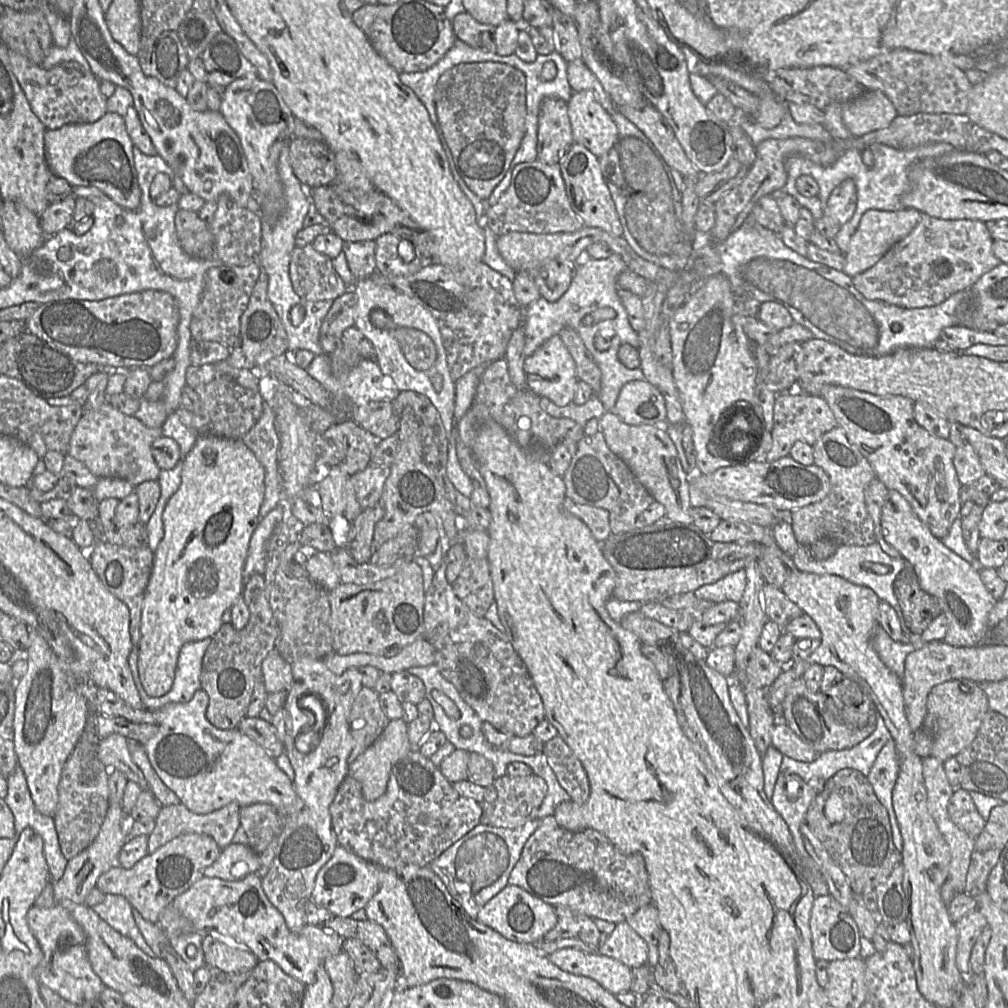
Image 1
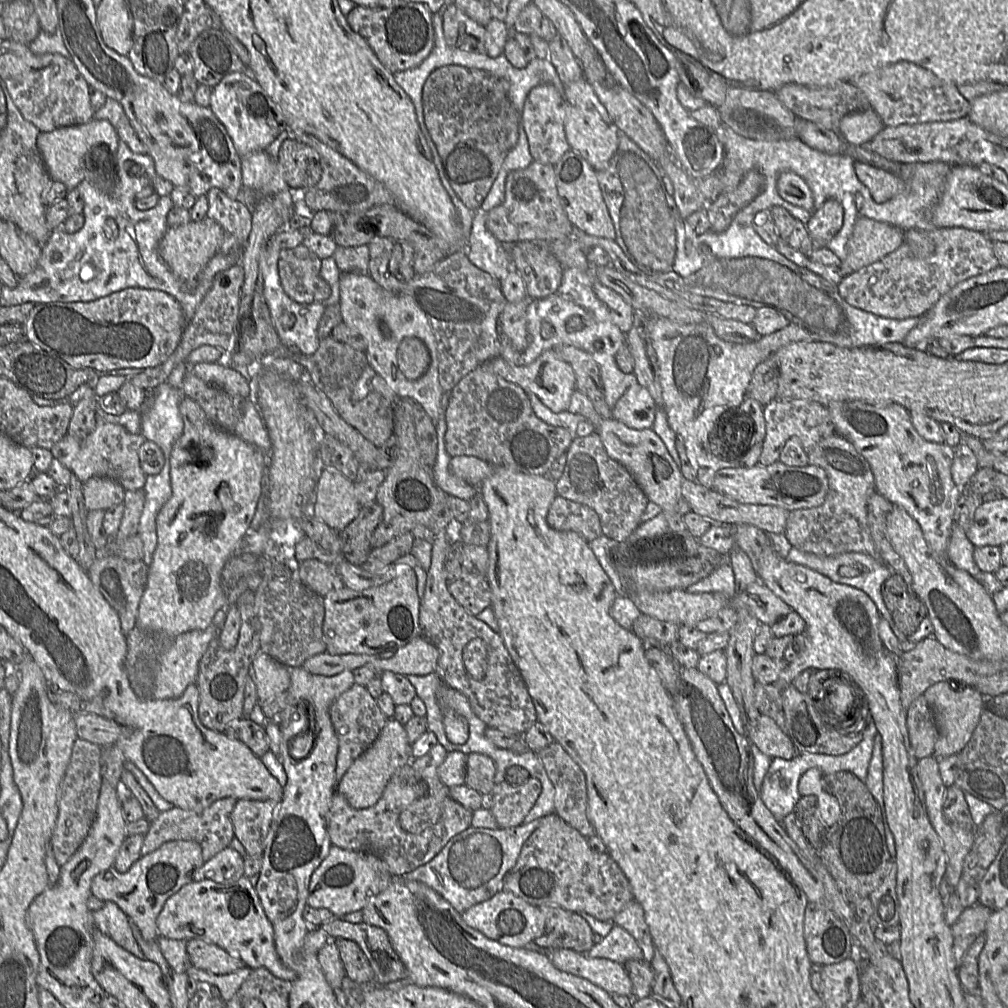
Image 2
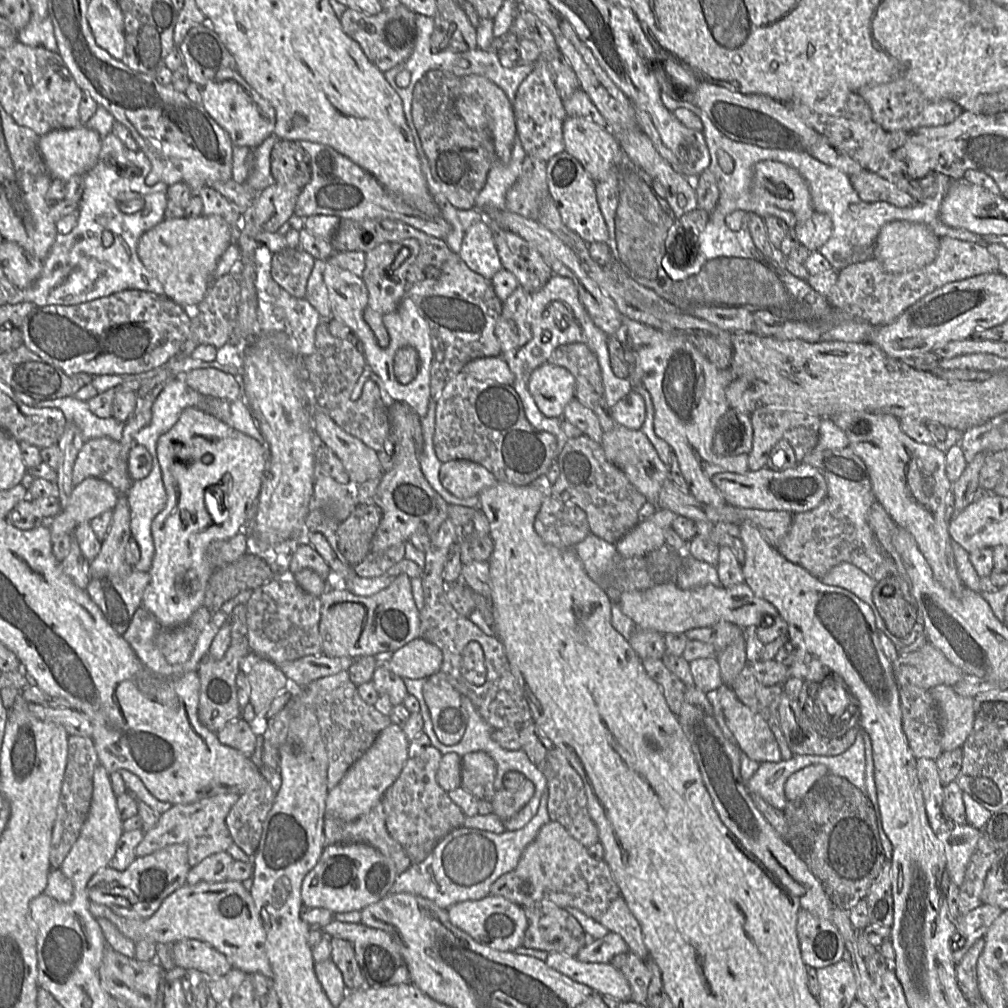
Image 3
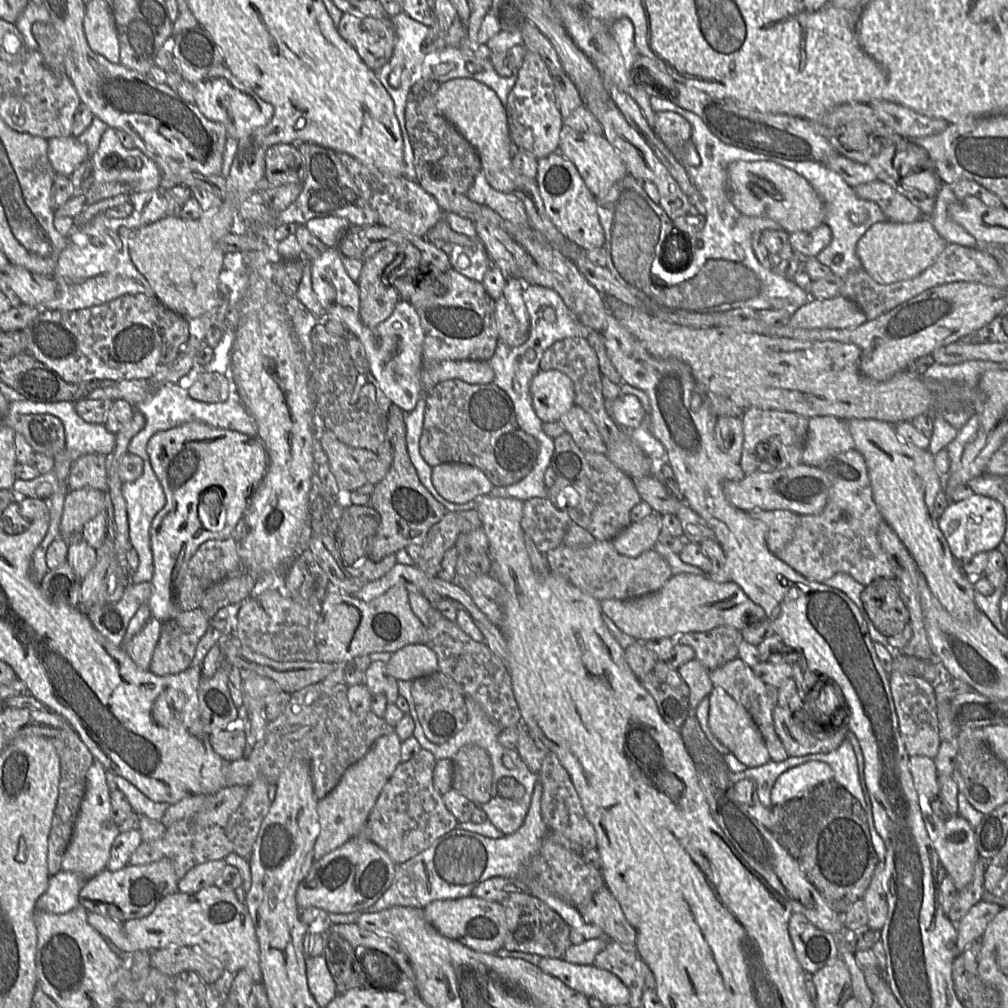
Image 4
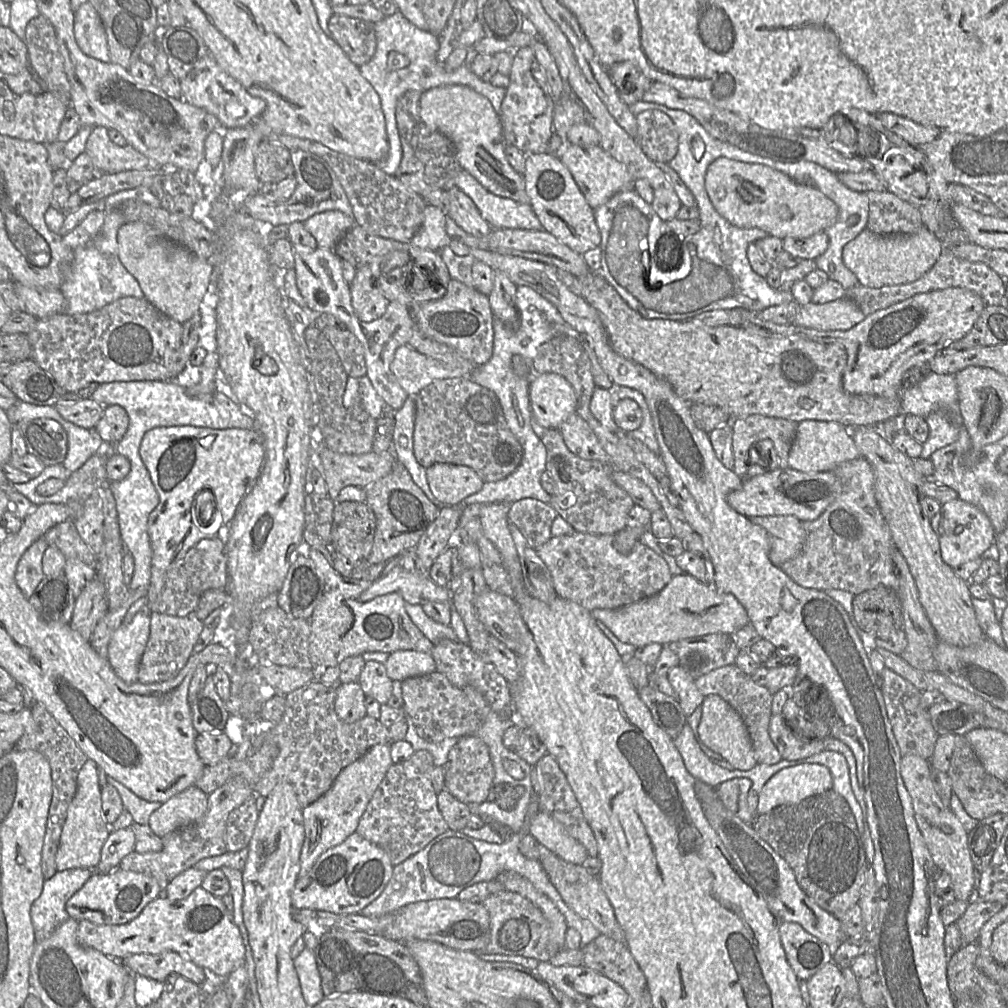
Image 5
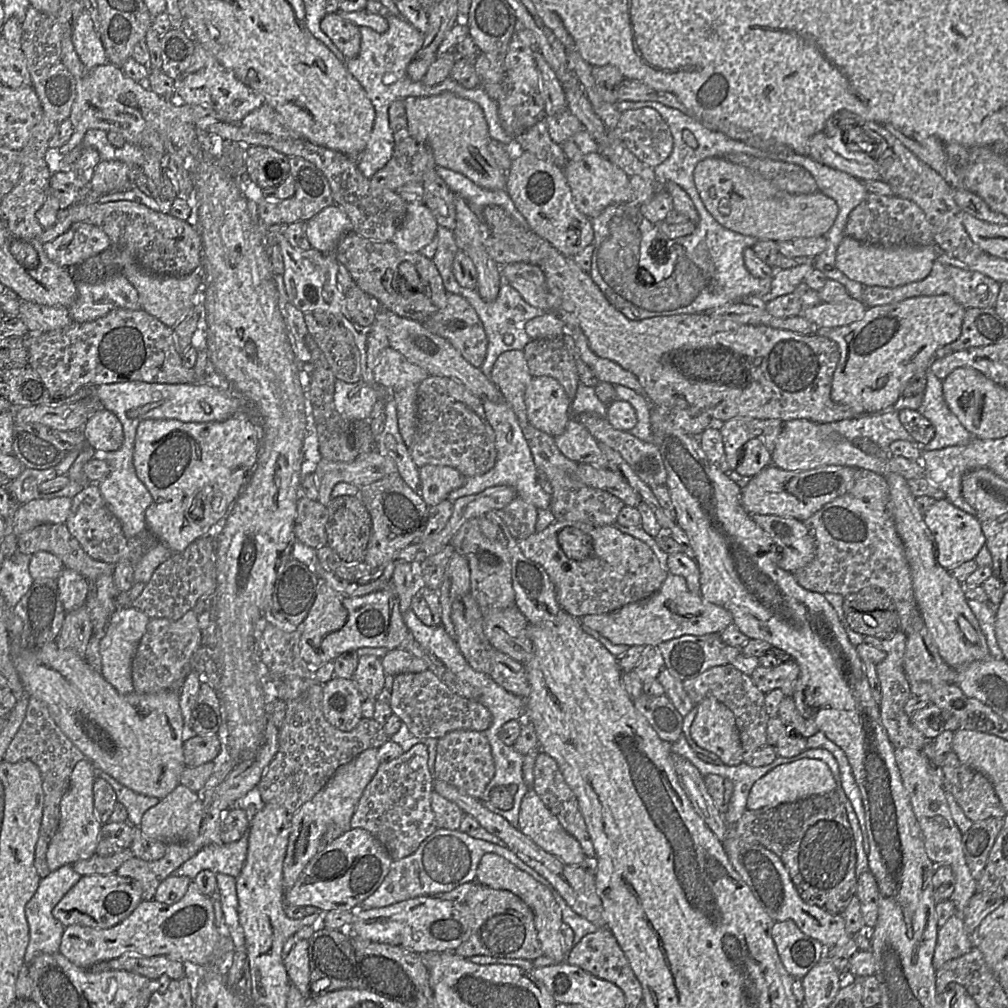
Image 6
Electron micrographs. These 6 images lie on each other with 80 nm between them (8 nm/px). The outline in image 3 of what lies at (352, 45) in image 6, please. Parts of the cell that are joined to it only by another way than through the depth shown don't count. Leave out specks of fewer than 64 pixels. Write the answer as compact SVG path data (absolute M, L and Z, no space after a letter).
M402 4L375 15L347 9L340 21L345 34L360 45L367 58L383 73L405 62L413 52L417 36L416 14Z

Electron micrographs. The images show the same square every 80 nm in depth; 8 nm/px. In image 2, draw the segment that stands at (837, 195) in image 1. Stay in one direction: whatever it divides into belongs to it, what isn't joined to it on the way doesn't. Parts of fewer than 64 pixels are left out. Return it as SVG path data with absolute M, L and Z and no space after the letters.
M835 199L827 200L822 207L811 212L805 225L816 246L825 246L834 237L842 227L843 216L843 207Z

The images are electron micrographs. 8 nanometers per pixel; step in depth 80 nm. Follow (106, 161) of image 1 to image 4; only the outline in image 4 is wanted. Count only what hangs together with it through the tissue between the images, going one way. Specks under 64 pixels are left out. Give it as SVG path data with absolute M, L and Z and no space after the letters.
M71 135L51 138L47 143L47 157L55 174L69 177L82 162L90 158L87 146Z

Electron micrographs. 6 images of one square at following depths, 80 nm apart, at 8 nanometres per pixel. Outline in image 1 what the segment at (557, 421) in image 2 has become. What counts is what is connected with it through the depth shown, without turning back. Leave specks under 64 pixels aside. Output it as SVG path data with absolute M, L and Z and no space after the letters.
M593 395L583 405L570 403L567 406L559 407L545 397L539 396L539 405L548 415L553 418L569 418L583 426L583 433L592 436L598 431L598 419L607 410L598 395Z

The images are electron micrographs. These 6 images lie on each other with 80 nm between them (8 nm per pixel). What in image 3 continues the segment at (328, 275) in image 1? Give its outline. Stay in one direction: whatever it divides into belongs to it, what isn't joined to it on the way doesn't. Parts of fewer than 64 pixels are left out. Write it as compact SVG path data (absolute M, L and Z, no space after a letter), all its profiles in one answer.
M286 248L273 254L271 278L290 296L304 299L314 264L315 259L301 248Z

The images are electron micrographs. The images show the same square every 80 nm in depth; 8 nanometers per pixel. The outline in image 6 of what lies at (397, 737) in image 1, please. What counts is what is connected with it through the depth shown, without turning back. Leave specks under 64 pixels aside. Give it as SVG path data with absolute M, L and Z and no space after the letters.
M370 748L340 766L325 786L292 815L287 852L283 863L285 893L295 885L309 861L319 850L327 846L324 845L325 842L330 844L352 829L351 818L356 811L359 800L381 764L377 752L376 748Z

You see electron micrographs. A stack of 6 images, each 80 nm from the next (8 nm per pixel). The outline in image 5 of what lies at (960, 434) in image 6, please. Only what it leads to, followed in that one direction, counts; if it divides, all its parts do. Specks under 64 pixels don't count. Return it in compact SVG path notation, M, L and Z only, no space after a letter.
M941 411L931 412L925 419L929 426L929 436L923 443L920 457L928 459L936 450L955 442L963 425L955 423Z

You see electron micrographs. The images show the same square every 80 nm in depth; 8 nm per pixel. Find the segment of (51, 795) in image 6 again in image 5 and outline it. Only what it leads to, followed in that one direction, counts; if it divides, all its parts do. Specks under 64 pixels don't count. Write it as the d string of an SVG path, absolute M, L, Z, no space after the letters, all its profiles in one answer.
M33 700L30 703L29 708L37 725L37 730L24 734L17 741L14 749L17 751L34 750L40 752L47 758L51 767L53 795L47 817L47 828L41 858L42 873L46 880L58 871L55 856L59 847L63 825L67 817L68 807L77 791L78 773L88 760L88 757L42 704L33 702Z

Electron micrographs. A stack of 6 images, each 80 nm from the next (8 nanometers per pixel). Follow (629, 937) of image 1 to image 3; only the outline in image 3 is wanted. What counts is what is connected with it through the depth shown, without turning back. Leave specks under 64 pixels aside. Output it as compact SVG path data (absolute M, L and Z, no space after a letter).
M609 932L602 938L589 940L578 951L576 958L587 963L610 963L614 956L628 951L625 940L619 934Z

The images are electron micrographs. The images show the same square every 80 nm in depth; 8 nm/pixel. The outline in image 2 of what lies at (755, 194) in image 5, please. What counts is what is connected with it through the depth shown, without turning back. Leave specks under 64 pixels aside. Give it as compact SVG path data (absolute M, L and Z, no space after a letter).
M783 171L777 178L776 187L779 196L784 201L803 208L807 212L815 210L812 191L800 175Z

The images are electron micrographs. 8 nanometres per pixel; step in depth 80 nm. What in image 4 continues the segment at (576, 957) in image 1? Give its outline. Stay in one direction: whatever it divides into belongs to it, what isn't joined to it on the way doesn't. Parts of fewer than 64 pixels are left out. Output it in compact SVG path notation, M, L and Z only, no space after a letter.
M542 958L538 967L588 998L597 998L607 1007L629 1003L630 992L621 979L593 964L578 965L562 958Z

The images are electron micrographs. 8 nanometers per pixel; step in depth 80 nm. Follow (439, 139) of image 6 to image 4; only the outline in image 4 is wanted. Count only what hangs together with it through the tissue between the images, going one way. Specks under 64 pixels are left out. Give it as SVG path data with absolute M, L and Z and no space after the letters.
M456 78L440 84L435 97L439 113L474 147L481 161L481 172L489 185L499 192L517 197L524 205L530 226L541 233L551 247L575 262L577 254L586 253L567 239L549 219L535 180L516 172L511 162L512 140L507 112L497 94L487 85L471 78Z

